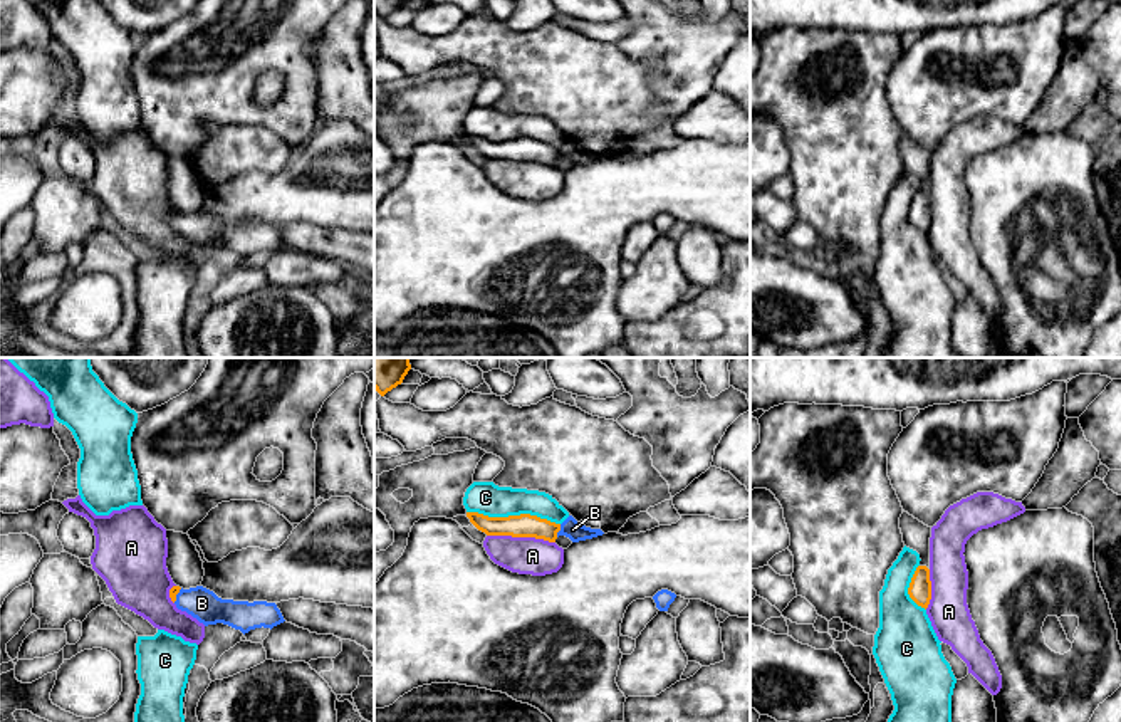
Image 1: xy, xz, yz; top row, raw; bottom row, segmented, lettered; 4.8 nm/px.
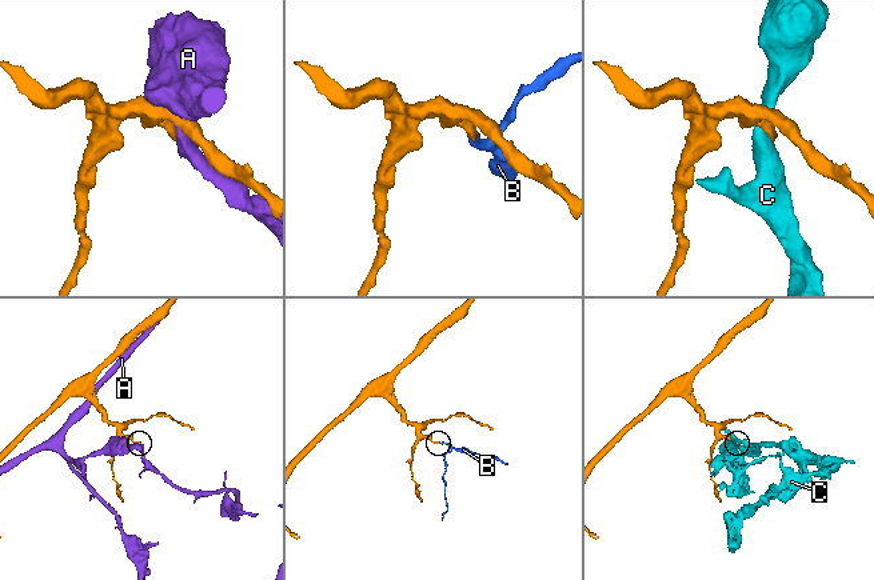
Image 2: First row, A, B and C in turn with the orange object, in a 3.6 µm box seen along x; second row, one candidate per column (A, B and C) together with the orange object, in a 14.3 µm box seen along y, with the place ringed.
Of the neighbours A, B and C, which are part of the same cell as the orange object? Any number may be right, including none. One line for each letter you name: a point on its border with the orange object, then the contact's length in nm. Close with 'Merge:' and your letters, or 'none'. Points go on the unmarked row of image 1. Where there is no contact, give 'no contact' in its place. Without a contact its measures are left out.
B: meets orange in xz at (559, 153); contact 70 nm long
Merge: B

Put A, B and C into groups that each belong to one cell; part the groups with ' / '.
A / B / C

